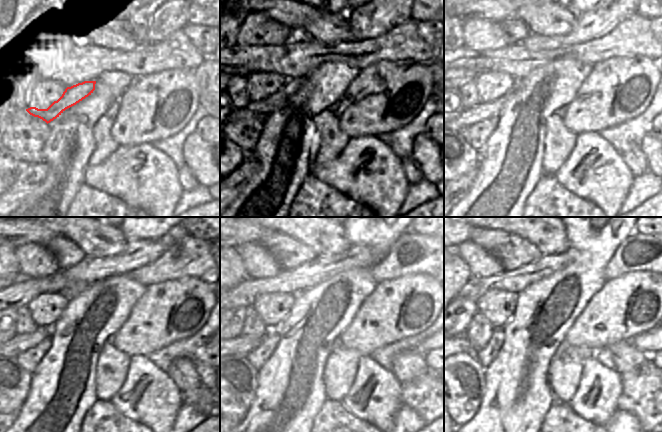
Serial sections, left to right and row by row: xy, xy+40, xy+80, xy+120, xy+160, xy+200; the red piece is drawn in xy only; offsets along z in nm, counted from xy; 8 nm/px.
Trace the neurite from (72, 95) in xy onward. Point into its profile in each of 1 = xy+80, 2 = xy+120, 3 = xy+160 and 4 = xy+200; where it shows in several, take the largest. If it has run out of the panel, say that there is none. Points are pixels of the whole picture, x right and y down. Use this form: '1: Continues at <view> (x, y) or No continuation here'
1: Continues at xy+80 (482, 111)
2: Continues at xy+120 (20, 343)
3: Continues at xy+160 (241, 345)
4: Continues at xy+200 (464, 346)

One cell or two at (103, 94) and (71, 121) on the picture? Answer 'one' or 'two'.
one

